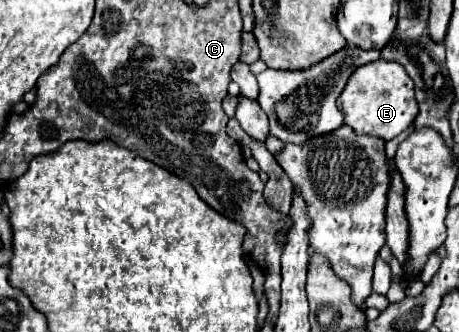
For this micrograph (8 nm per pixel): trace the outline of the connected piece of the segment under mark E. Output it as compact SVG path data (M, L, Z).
M375 60L353 72L345 90L339 98L339 108L345 116L345 124L351 126L357 134L377 136L381 140L391 140L403 130L407 130L417 116L415 102L415 84L405 72L405 68L397 62Z

